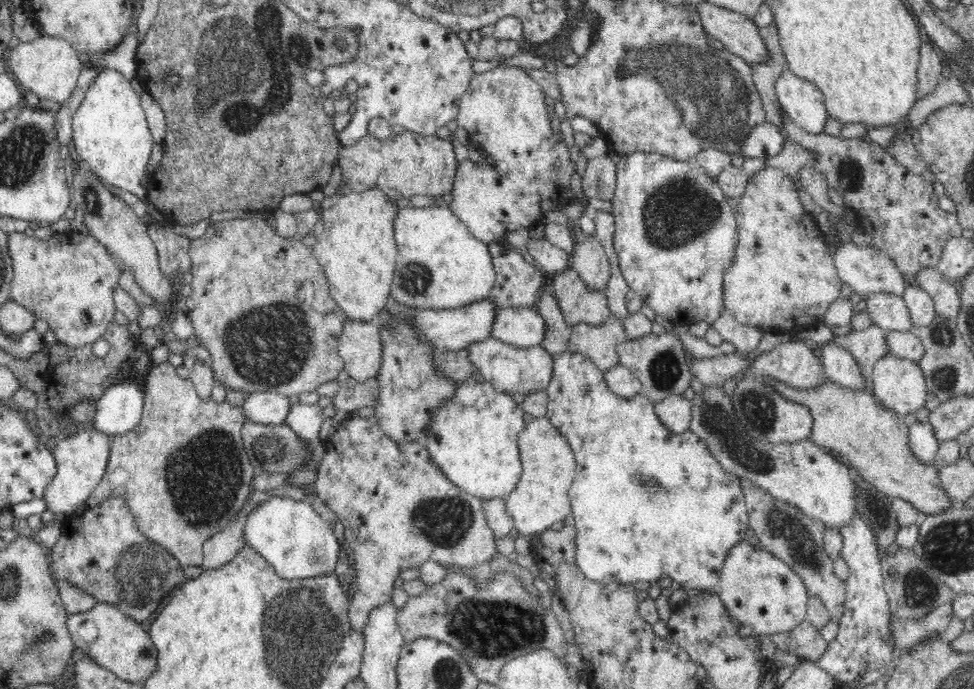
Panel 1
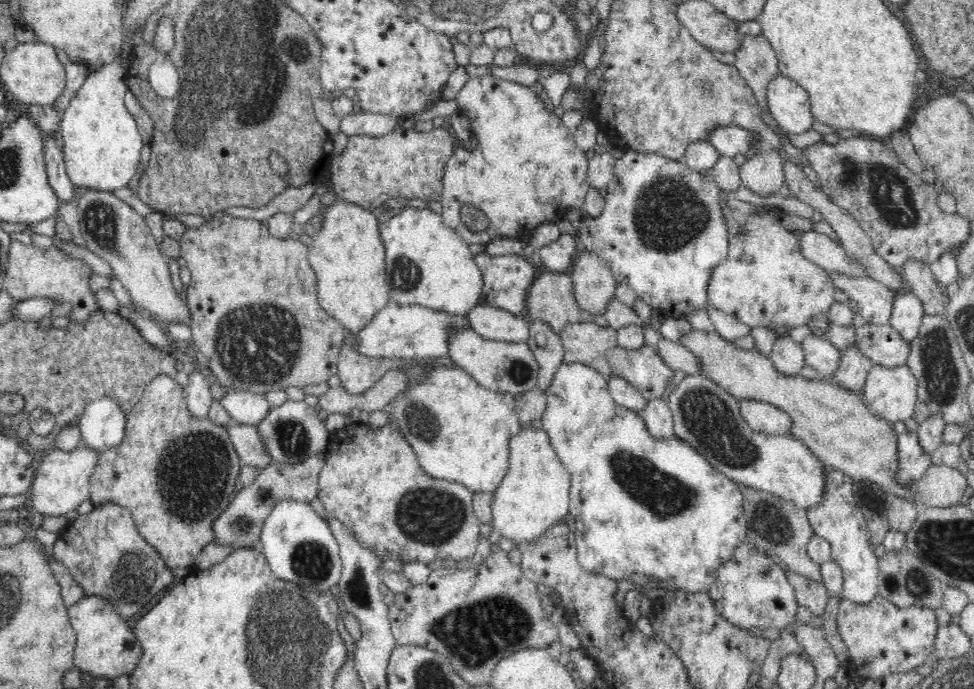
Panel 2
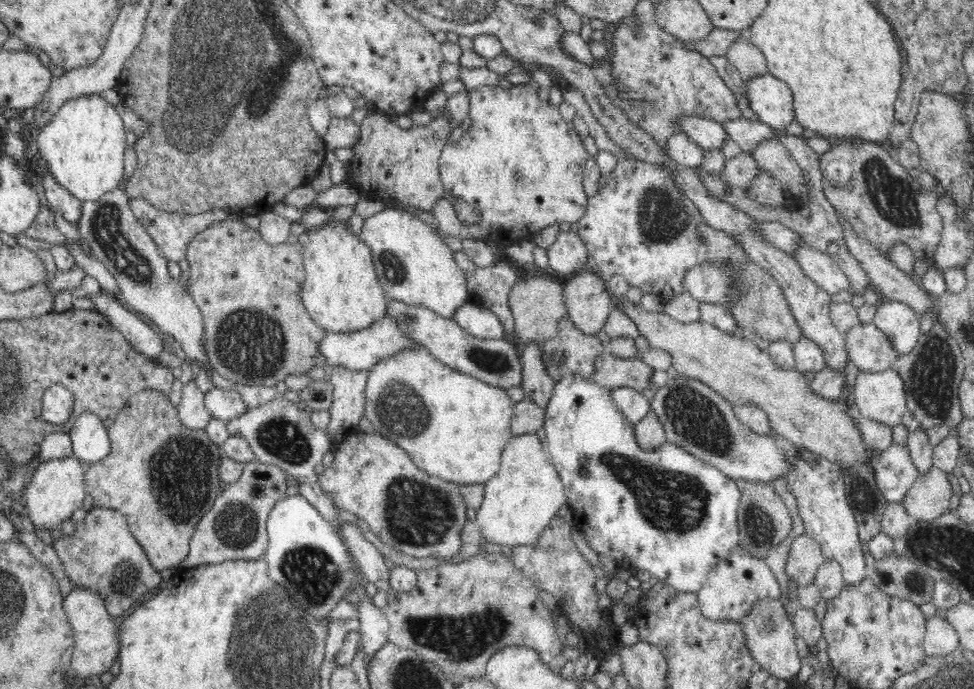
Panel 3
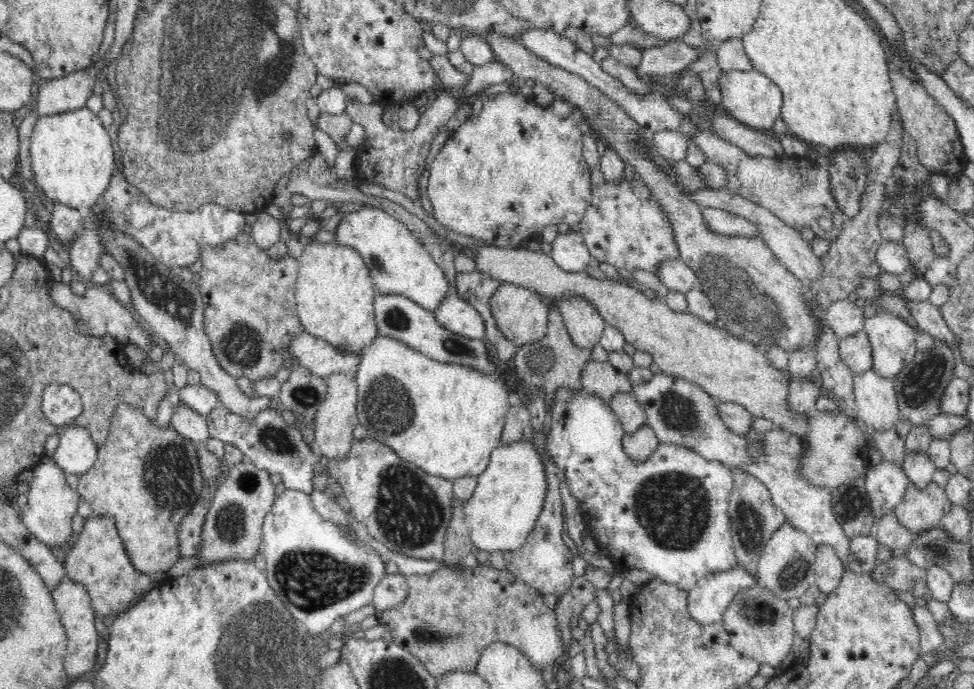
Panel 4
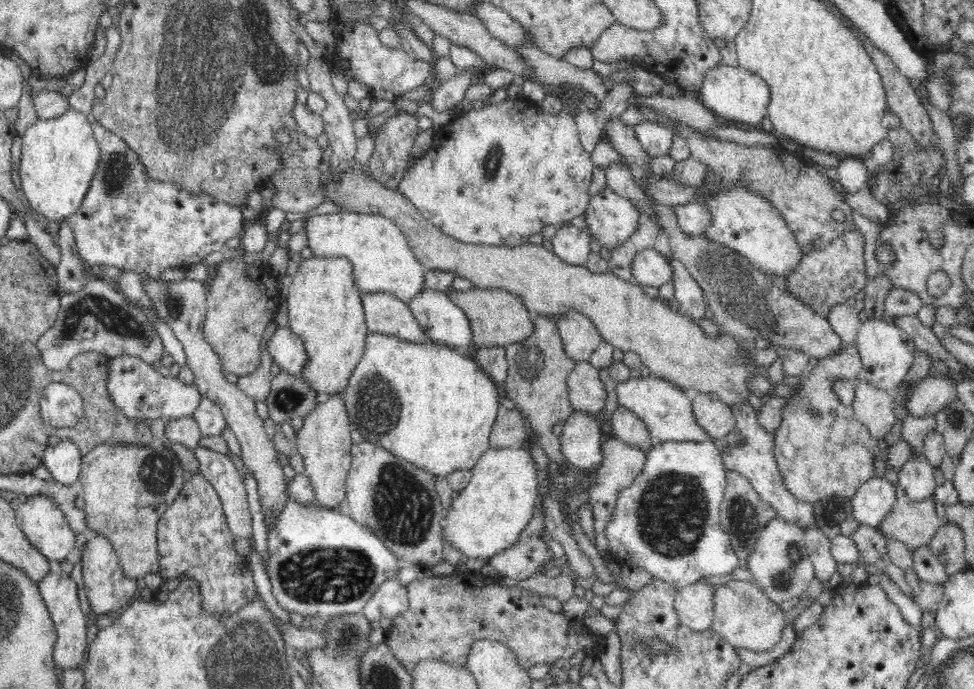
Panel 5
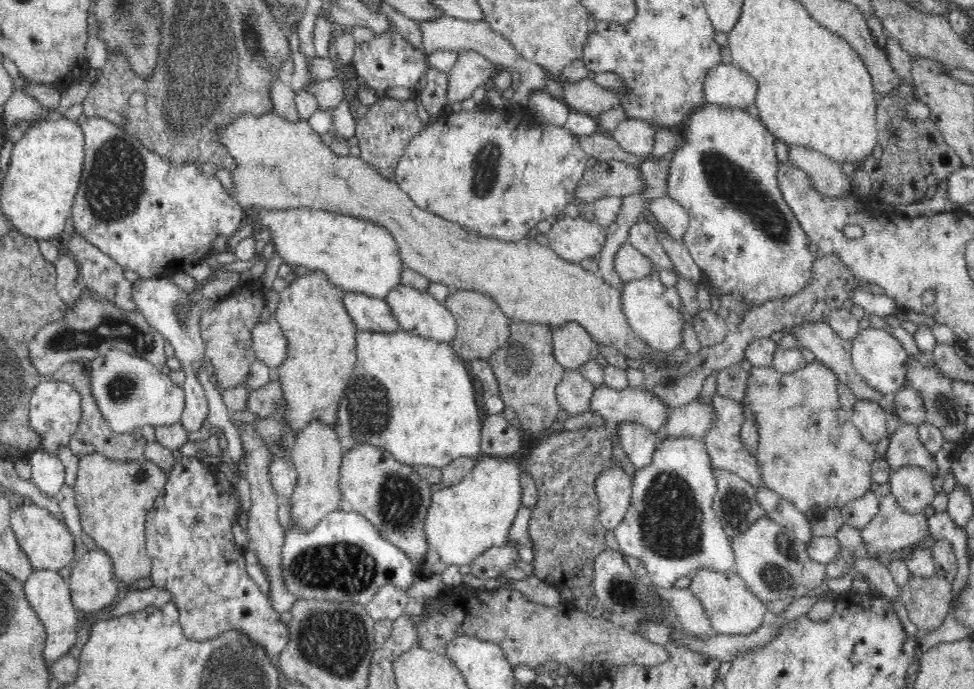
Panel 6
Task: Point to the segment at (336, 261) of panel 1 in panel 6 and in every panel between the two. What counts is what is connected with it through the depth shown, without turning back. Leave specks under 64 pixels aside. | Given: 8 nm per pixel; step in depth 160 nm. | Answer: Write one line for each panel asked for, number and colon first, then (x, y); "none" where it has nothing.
2: (347, 255)
3: (341, 291)
4: (334, 293)
5: (325, 310)
6: (321, 356)

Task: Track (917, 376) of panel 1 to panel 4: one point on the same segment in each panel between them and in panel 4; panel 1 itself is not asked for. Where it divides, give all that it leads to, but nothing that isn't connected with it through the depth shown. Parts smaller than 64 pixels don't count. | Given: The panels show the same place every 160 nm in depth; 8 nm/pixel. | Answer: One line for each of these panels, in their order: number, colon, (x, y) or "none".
2: (890, 393)
3: (880, 397)
4: (876, 401)

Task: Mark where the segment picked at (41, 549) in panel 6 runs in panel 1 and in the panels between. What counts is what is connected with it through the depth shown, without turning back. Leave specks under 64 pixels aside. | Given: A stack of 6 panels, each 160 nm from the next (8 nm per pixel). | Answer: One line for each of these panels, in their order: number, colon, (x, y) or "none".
1: (81, 456)
2: (62, 482)
3: (57, 488)
4: (51, 503)
5: (40, 518)

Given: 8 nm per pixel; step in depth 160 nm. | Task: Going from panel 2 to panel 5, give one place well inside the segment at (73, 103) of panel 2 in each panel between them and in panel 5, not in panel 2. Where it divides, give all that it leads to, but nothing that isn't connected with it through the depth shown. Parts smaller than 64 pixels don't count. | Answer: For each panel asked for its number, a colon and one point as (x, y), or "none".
3: (83, 144)
4: (72, 158)
5: (59, 156)

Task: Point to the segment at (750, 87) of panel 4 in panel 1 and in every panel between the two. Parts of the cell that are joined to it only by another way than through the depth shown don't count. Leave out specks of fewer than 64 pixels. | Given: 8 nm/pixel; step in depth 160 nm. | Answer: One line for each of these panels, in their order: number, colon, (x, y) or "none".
1: (801, 99)
2: (789, 104)
3: (771, 99)

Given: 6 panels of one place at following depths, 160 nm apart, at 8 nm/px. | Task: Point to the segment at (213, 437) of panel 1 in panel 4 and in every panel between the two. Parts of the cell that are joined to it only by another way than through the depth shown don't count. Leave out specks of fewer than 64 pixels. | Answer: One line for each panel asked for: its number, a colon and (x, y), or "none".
2: (176, 474)
3: (161, 476)
4: (148, 478)

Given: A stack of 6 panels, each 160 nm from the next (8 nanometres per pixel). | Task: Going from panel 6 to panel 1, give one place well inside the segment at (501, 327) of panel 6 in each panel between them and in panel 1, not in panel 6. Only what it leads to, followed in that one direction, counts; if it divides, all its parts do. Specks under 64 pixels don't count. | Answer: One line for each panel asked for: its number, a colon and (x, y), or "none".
1: (580, 304)
2: (550, 298)
3: (537, 304)
4: (522, 315)
5: (497, 317)

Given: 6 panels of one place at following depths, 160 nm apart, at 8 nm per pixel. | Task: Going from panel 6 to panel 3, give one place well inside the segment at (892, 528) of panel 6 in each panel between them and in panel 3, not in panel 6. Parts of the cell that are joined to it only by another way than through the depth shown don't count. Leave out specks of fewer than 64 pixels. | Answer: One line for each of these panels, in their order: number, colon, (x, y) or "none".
3: (929, 497)
4: (921, 508)
5: (915, 523)

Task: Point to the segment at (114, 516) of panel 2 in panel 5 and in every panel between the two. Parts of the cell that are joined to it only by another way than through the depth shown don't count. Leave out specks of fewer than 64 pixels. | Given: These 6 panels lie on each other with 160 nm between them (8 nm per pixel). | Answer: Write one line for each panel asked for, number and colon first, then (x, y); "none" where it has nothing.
3: (102, 554)
4: (98, 560)
5: (109, 590)

